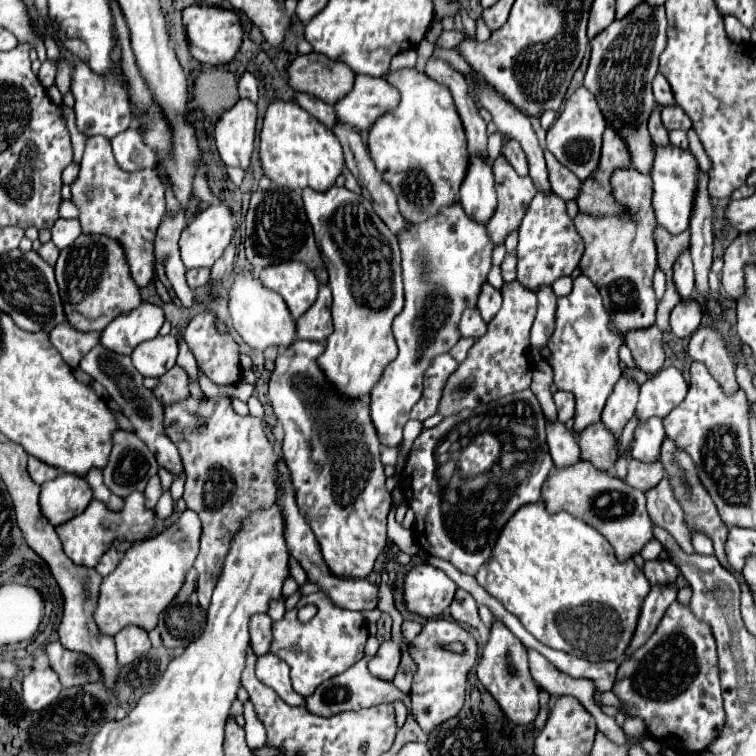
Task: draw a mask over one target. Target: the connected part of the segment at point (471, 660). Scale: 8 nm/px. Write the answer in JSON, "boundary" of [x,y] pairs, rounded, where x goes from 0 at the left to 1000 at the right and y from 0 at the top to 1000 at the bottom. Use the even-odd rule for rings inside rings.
{"boundary":[[[567,820],[567,823],[562,823],[560,836],[546,849],[541,849],[541,854],[546,854],[544,857],[546,862],[541,862],[541,865],[552,878],[552,889],[546,894],[544,909],[545,943],[554,960],[562,960],[562,963],[581,960],[581,952],[586,958],[594,950],[604,947],[607,939],[612,937],[615,910],[618,910],[618,892],[628,881],[634,852],[604,823]],[[594,847],[615,849],[615,854],[618,854],[615,865],[602,865],[602,862],[591,860],[589,854],[594,852]]]}

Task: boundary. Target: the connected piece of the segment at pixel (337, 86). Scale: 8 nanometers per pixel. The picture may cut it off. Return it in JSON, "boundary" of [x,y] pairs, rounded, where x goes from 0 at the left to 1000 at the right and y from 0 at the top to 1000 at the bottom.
{"boundary":[[[419,69],[393,74],[382,85],[380,101],[388,119],[406,122],[433,138],[443,138],[451,127],[456,127],[470,106],[470,98],[462,95],[456,85],[430,79],[430,74]]]}

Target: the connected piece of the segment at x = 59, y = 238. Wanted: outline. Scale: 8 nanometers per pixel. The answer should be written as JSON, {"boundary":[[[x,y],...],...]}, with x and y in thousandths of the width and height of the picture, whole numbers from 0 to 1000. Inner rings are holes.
{"boundary":[[[81,288],[70,299],[67,310],[70,310],[70,320],[73,320],[75,328],[89,328],[107,310],[107,296],[104,296],[104,291],[83,291]]]}

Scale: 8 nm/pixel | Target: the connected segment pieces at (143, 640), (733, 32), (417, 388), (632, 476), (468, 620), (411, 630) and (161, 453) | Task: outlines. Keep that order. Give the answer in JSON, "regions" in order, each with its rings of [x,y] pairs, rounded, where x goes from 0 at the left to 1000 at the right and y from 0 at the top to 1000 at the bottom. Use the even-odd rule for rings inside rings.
{"regions":[[[[168,828],[160,836],[155,836],[152,852],[155,852],[155,873],[160,881],[173,878],[200,857],[194,836],[181,828]]],[[[956,21],[959,42],[970,56],[991,56],[991,40],[972,24],[972,21]]],[[[607,267],[583,275],[578,286],[562,294],[536,302],[525,317],[530,325],[536,376],[536,405],[520,423],[528,471],[507,489],[507,497],[491,516],[491,556],[507,590],[530,587],[541,542],[554,532],[560,519],[562,487],[567,487],[575,471],[594,466],[610,447],[610,415],[615,407],[631,405],[631,392],[644,373],[655,328],[644,302],[620,288]]],[[[832,608],[832,627],[829,627],[829,640],[843,646],[843,648],[861,648],[866,646],[877,632],[877,616],[869,614],[853,614],[845,608]]],[[[604,780],[599,796],[597,796],[597,815],[612,825],[612,828],[634,828],[634,812],[631,812],[631,796],[626,788],[615,780]]],[[[534,821],[530,832],[536,847],[545,848],[557,835],[558,825],[552,821]]],[[[126,458],[115,466],[115,471],[104,481],[115,495],[123,497],[131,508],[136,508],[144,519],[144,524],[163,540],[163,548],[173,556],[173,561],[181,569],[181,577],[197,590],[197,595],[208,603],[208,611],[213,619],[224,622],[229,630],[242,624],[239,603],[234,598],[234,590],[218,577],[216,561],[213,561],[213,532],[202,524],[197,513],[189,511],[189,497],[176,487],[171,471],[155,471],[152,466],[139,466],[139,460]]]]}

